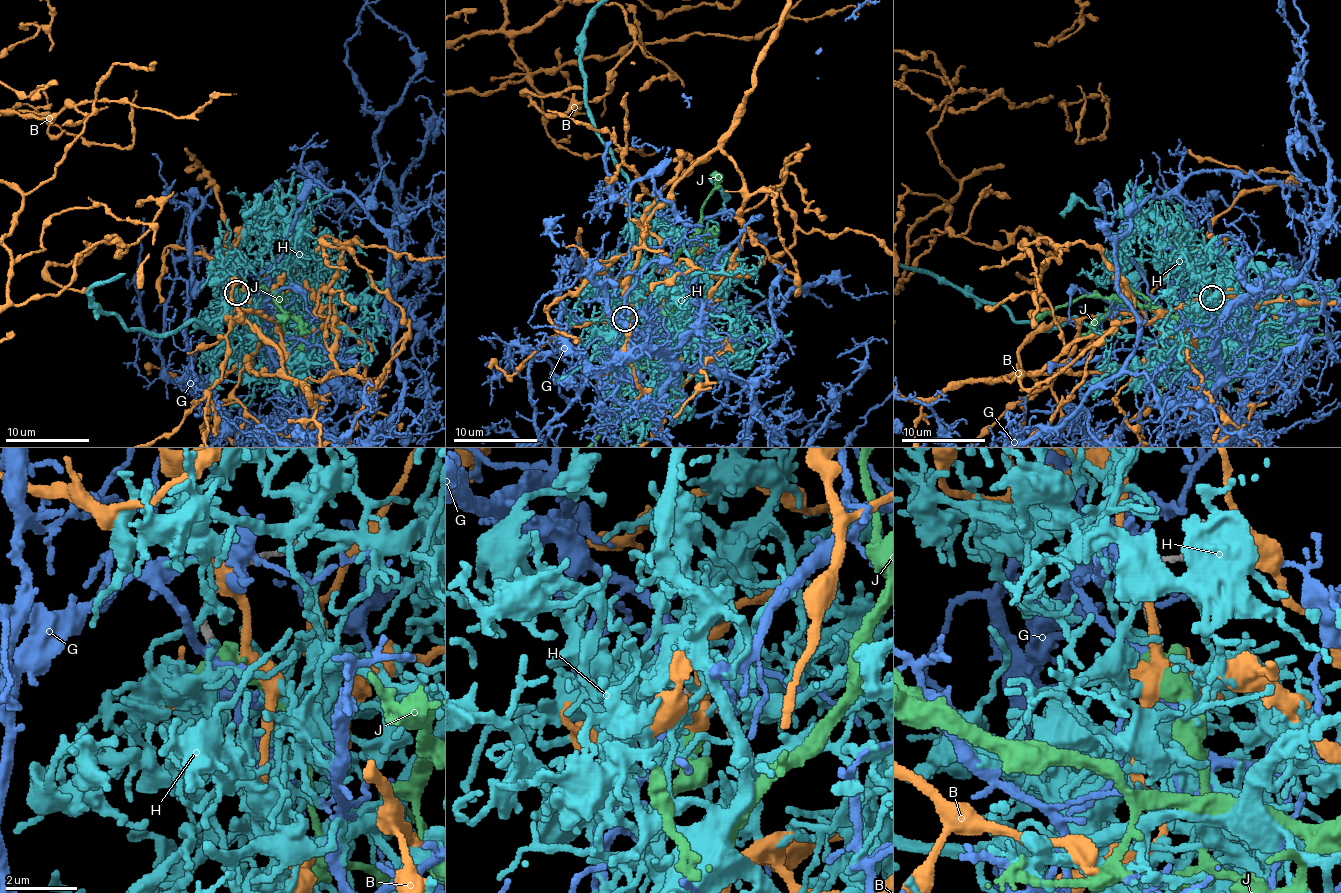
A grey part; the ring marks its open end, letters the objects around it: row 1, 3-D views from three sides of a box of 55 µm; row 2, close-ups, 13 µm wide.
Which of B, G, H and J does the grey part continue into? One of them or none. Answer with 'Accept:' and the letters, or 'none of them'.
Accept: H

